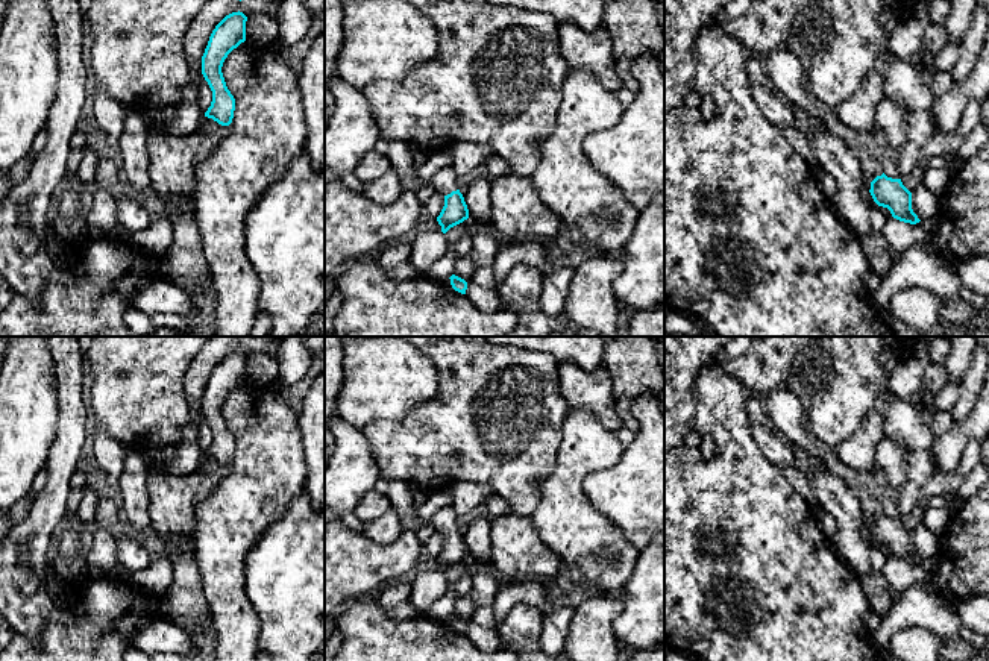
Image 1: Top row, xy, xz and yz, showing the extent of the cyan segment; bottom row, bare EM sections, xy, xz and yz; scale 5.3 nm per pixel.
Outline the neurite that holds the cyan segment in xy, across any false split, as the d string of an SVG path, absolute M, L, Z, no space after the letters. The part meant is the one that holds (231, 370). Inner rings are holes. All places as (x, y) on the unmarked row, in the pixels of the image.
M243 352L226 355L212 370L202 396L202 414L212 431L212 441L205 456L221 465L229 465L234 458L235 438L226 426L221 406L228 394L246 381L246 361Z

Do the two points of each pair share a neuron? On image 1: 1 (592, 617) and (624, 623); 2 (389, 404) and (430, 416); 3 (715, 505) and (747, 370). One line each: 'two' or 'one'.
1: two
2: two
3: two

